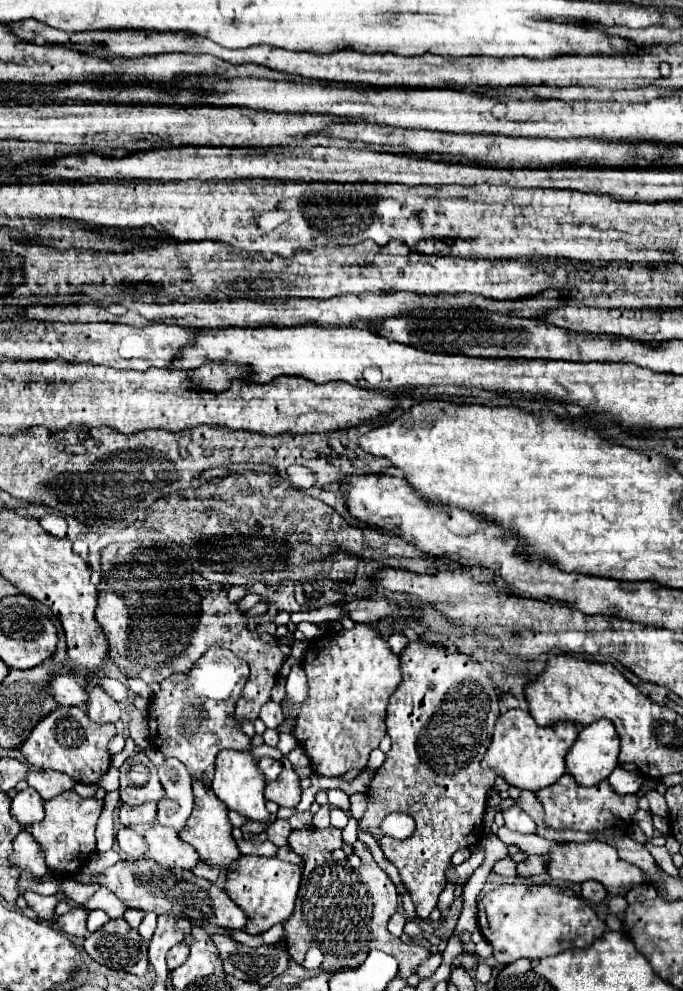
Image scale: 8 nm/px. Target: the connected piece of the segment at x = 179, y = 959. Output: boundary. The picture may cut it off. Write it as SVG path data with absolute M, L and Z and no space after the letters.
M182 942L182 944L178 944L178 946L172 946L170 950L168 950L168 956L166 956L166 962L168 962L168 968L170 970L174 970L174 968L178 968L178 966L182 966L184 962L186 962L186 958L188 958L188 946Z

